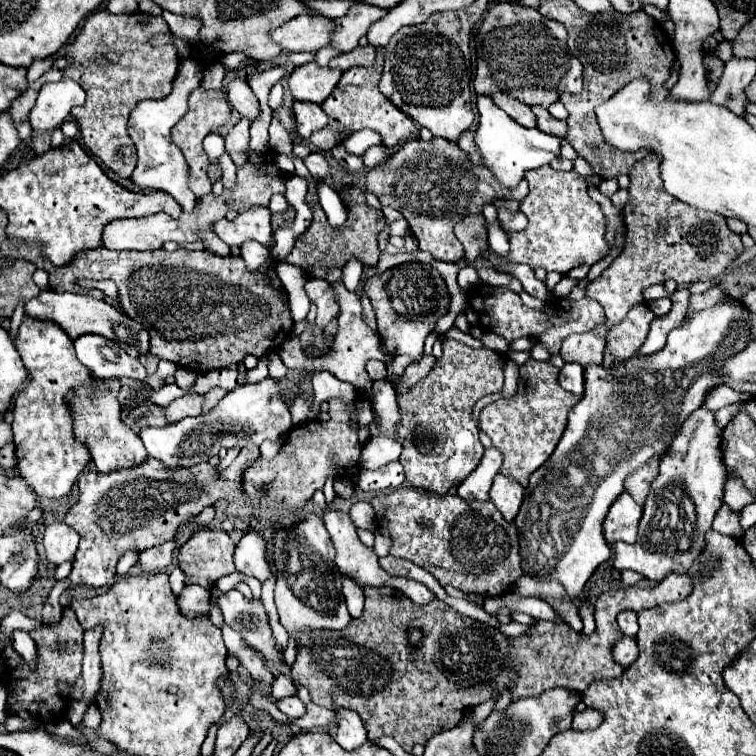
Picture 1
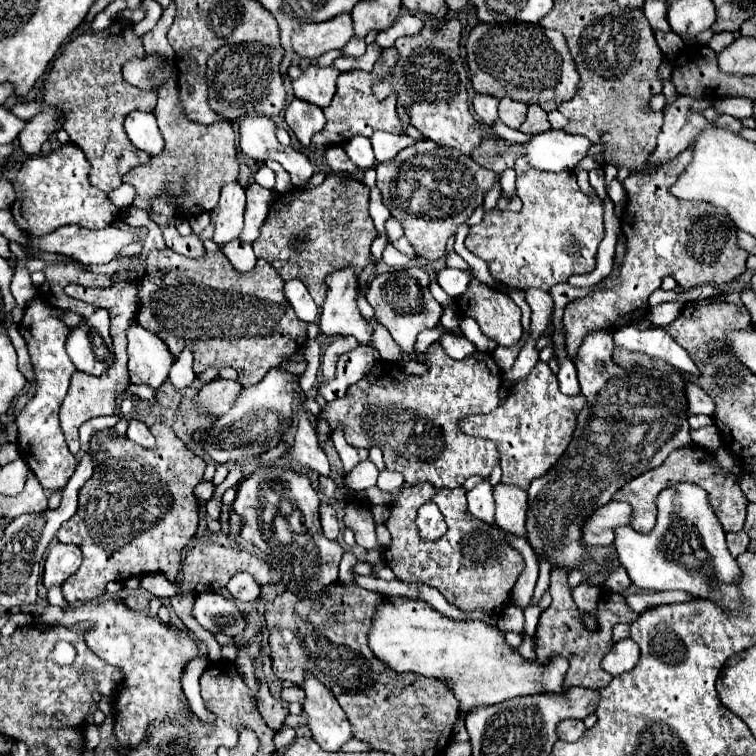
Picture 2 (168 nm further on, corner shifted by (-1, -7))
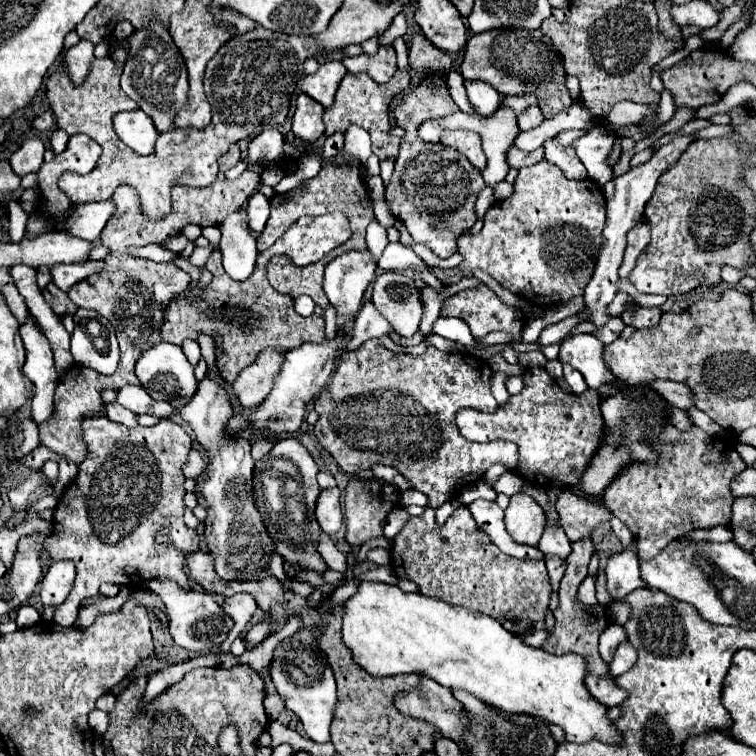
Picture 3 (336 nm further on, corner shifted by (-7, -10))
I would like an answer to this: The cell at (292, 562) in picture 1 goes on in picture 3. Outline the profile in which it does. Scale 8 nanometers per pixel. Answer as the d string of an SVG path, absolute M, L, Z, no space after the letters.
M297 439L279 441L253 469L253 495L269 537L275 541L277 553L295 567L325 573L329 567L317 551L321 527L315 519L315 503L321 493L317 485L317 465L309 451Z

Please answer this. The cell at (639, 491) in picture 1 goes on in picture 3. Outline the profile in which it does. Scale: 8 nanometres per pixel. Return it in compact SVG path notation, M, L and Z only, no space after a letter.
M671 423L655 441L661 453L659 463L633 463L621 471L619 479L607 487L603 501L635 535L641 559L659 553L671 539L683 537L691 529L705 529L731 523L731 481L747 467L723 439L709 437L703 429L679 431Z

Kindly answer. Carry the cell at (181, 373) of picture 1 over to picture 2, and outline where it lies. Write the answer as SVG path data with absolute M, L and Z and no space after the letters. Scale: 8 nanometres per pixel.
M183 348L181 356L177 358L177 364L173 364L173 368L171 368L169 380L177 388L191 386L191 382L195 380L195 372L193 372L193 350L191 348Z

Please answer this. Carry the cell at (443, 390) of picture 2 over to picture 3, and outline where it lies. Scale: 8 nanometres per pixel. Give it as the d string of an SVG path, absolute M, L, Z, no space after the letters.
M369 339L357 351L345 353L333 373L331 385L319 393L315 399L315 411L319 413L319 421L315 423L315 435L323 449L331 453L337 465L349 473L357 475L361 469L369 469L377 463L395 467L417 491L423 491L429 497L429 505L439 509L443 503L453 499L453 491L461 491L467 483L481 481L485 471L501 463L509 471L517 467L519 451L511 441L491 441L491 443L473 443L465 439L457 425L455 413L462 407L493 413L499 404L491 395L489 379L493 371L487 361L477 359L469 353L443 353L435 347L427 347L423 355L409 353L391 353L379 347L377 339Z

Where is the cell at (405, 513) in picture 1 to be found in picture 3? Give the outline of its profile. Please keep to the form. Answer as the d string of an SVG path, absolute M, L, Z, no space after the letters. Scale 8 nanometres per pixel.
M465 505L457 507L443 525L435 525L435 509L425 507L423 515L411 517L395 535L391 553L393 573L417 583L423 595L489 615L515 635L527 633L535 621L545 619L551 599L545 561L519 561L499 551L489 535L479 531Z

